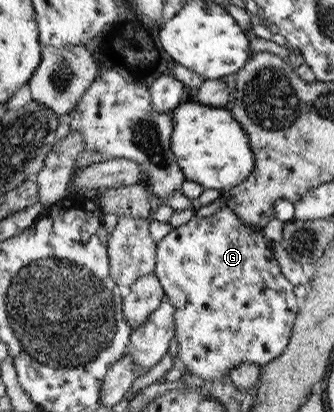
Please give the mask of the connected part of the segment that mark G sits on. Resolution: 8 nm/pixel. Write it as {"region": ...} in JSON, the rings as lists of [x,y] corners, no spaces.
{"region":[[[221,207],[212,215],[204,218],[194,217],[190,222],[173,228],[166,236],[164,236],[158,247],[158,268],[155,270],[155,275],[158,277],[159,283],[163,286],[165,298],[176,308],[176,342],[179,344],[177,353],[178,364],[188,372],[196,374],[198,378],[206,380],[206,382],[214,382],[222,380],[228,376],[232,369],[244,364],[244,362],[256,363],[260,368],[274,361],[276,357],[284,352],[284,349],[290,344],[291,334],[294,332],[294,318],[296,318],[296,310],[298,310],[298,298],[294,294],[294,286],[286,280],[286,276],[280,272],[280,266],[274,252],[266,245],[263,231],[250,227],[248,223],[244,223],[243,219],[236,214],[236,211],[230,207]]]}

